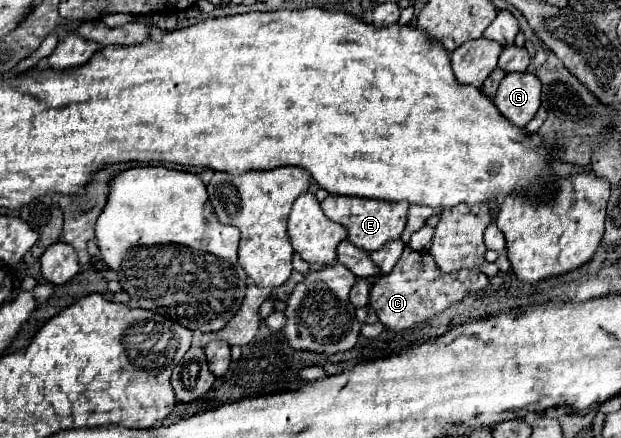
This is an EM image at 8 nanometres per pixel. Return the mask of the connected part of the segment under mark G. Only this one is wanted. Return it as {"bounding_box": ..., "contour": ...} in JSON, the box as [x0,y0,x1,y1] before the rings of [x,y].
{"bounding_box":[494,74,540,128],"contour":[[[506,74],[498,86],[494,106],[518,128],[524,128],[540,108],[540,80],[530,74]]]}

